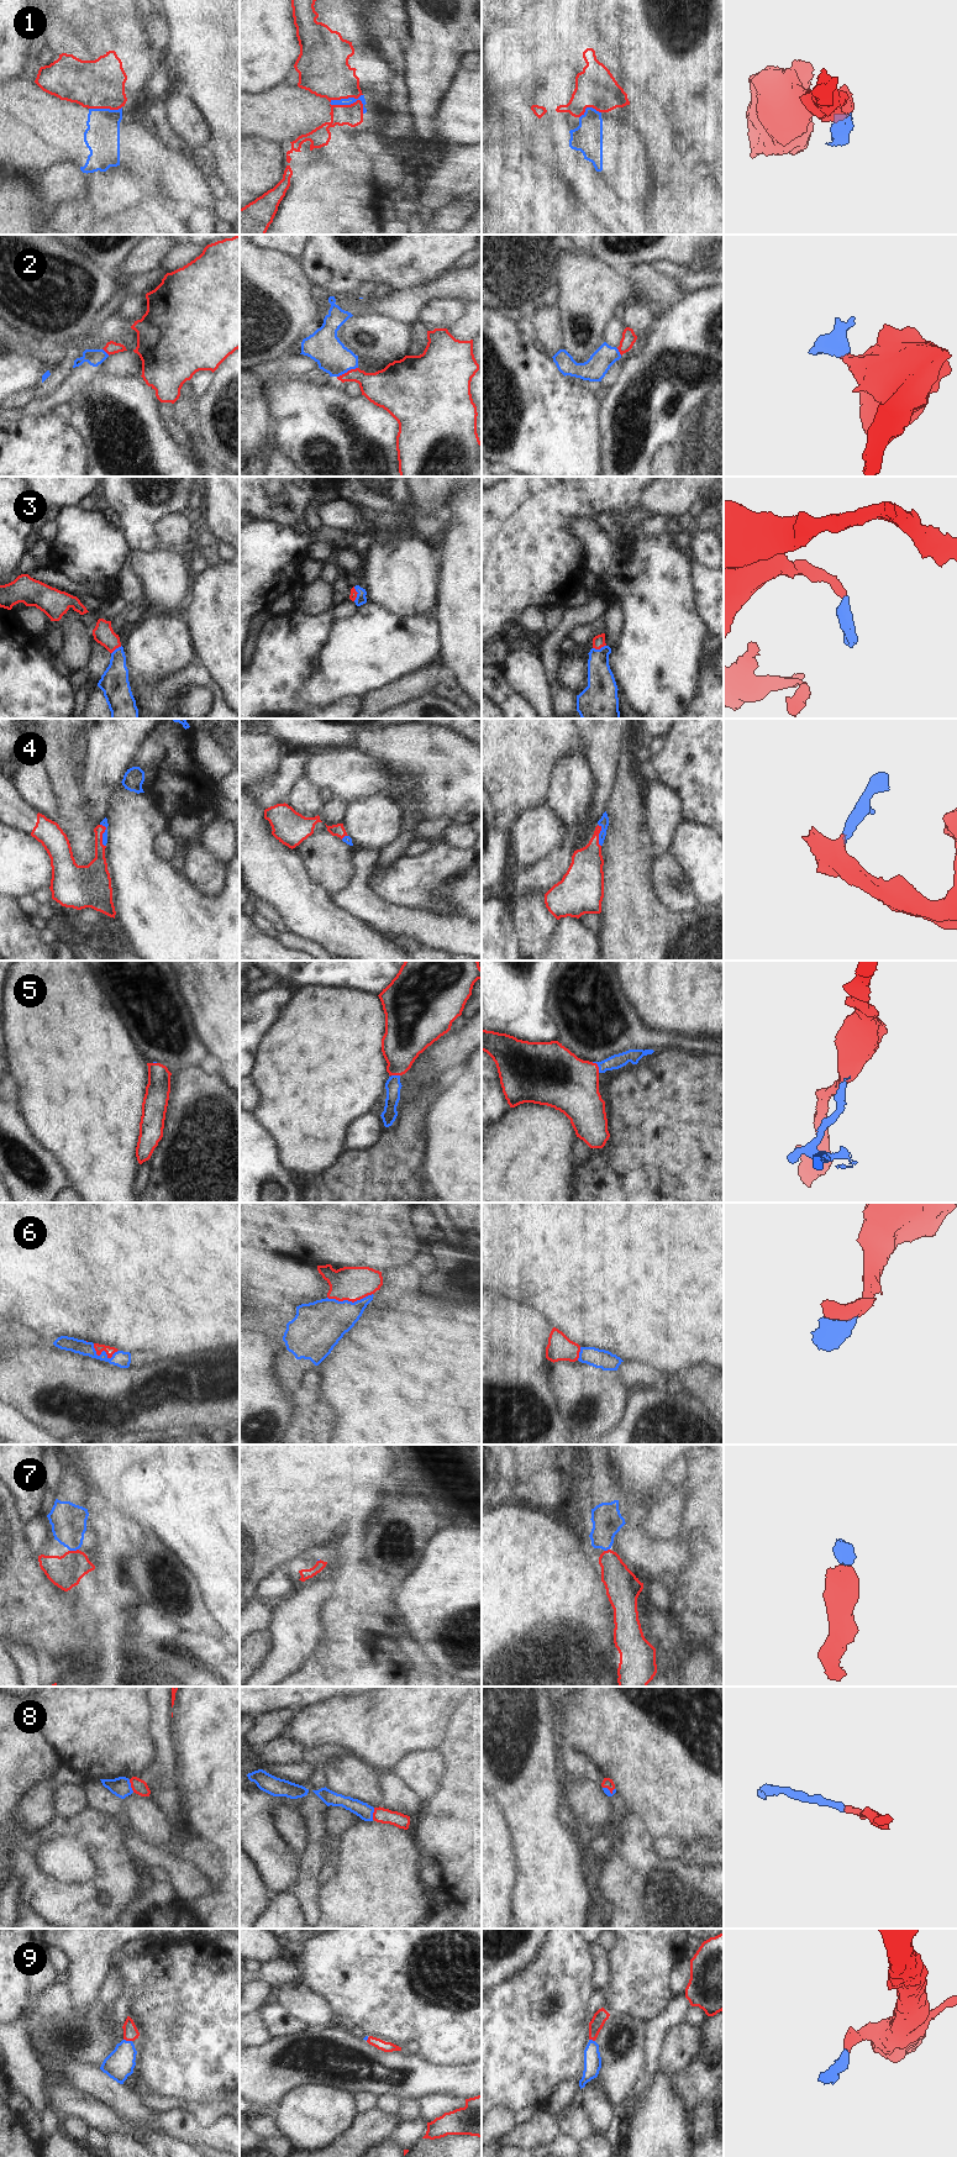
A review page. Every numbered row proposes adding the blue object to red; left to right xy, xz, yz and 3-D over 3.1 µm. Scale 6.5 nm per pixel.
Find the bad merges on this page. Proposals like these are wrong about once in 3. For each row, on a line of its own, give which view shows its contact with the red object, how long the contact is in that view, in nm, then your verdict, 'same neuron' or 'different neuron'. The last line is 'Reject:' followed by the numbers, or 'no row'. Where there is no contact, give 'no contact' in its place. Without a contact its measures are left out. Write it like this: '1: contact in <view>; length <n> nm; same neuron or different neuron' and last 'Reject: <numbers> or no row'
1: contact in xz; length 240 nm; different neuron
2: contact in xz; length 150 nm; same neuron
3: contact in yz; length 90 nm; same neuron
4: contact in xy; length 160 nm; same neuron
5: contact in yz; length 90 nm; same neuron
6: contact in xz; length 300 nm; same neuron
7: contact in xy; length 70 nm; same neuron
8: contact in xy; length 90 nm; same neuron
9: contact in xy; length 60 nm; same neuron
Reject: 1

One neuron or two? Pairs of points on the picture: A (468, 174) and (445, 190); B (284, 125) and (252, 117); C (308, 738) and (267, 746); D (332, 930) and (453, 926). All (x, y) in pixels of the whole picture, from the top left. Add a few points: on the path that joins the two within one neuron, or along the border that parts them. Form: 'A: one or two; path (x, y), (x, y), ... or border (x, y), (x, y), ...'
A: one; path (462, 174), (451, 184)
B: one; path (277, 125), (259, 117)
C: two; border (271, 731), (278, 742)
D: two; border (347, 913), (366, 921), (377, 931)

